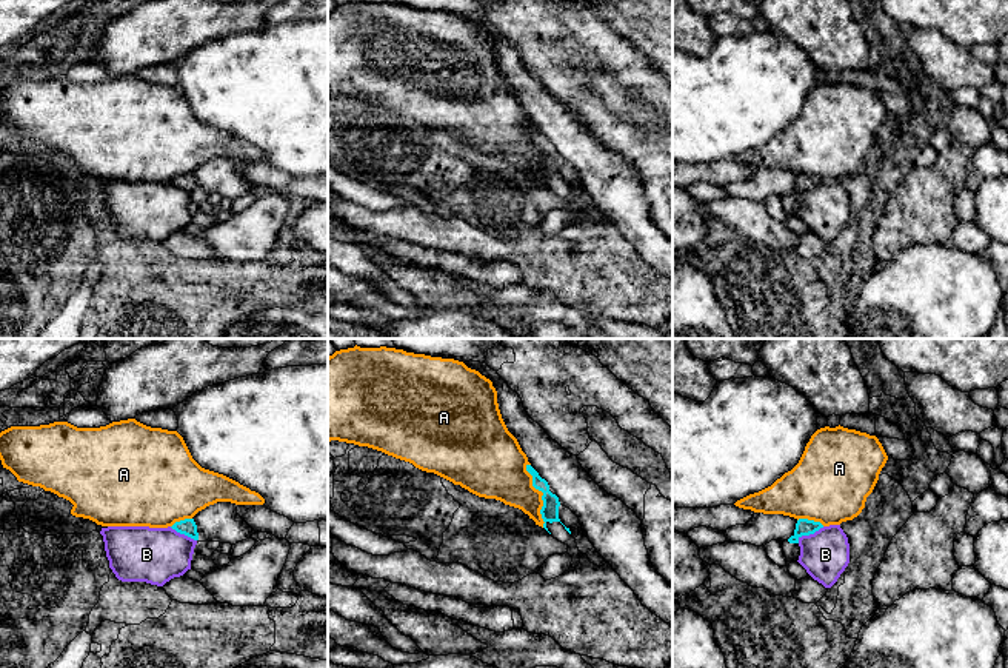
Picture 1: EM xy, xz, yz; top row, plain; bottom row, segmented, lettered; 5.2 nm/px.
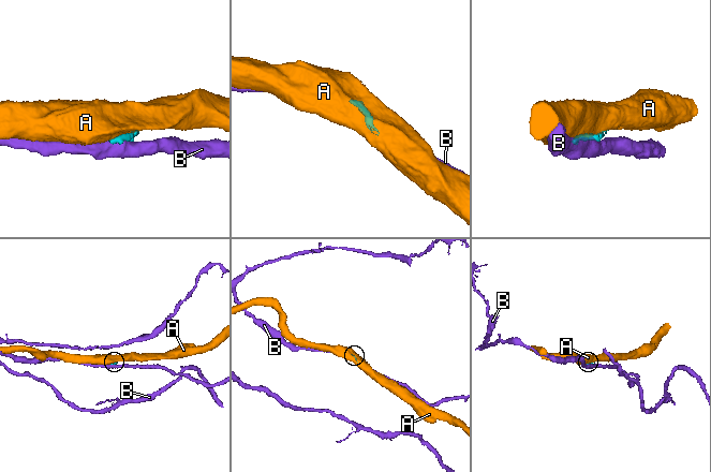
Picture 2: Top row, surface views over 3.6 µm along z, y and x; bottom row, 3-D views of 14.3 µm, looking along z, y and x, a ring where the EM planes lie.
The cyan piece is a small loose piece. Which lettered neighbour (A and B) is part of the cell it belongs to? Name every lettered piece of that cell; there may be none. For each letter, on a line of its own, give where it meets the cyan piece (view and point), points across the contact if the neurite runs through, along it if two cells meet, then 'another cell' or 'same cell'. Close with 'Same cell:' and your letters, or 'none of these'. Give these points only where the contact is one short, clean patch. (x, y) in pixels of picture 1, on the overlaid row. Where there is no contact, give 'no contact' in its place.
A: meets cyan in xz at (544, 494); another cell
B: meets cyan in yz at (810, 533); another cell
Same cell: none of these

